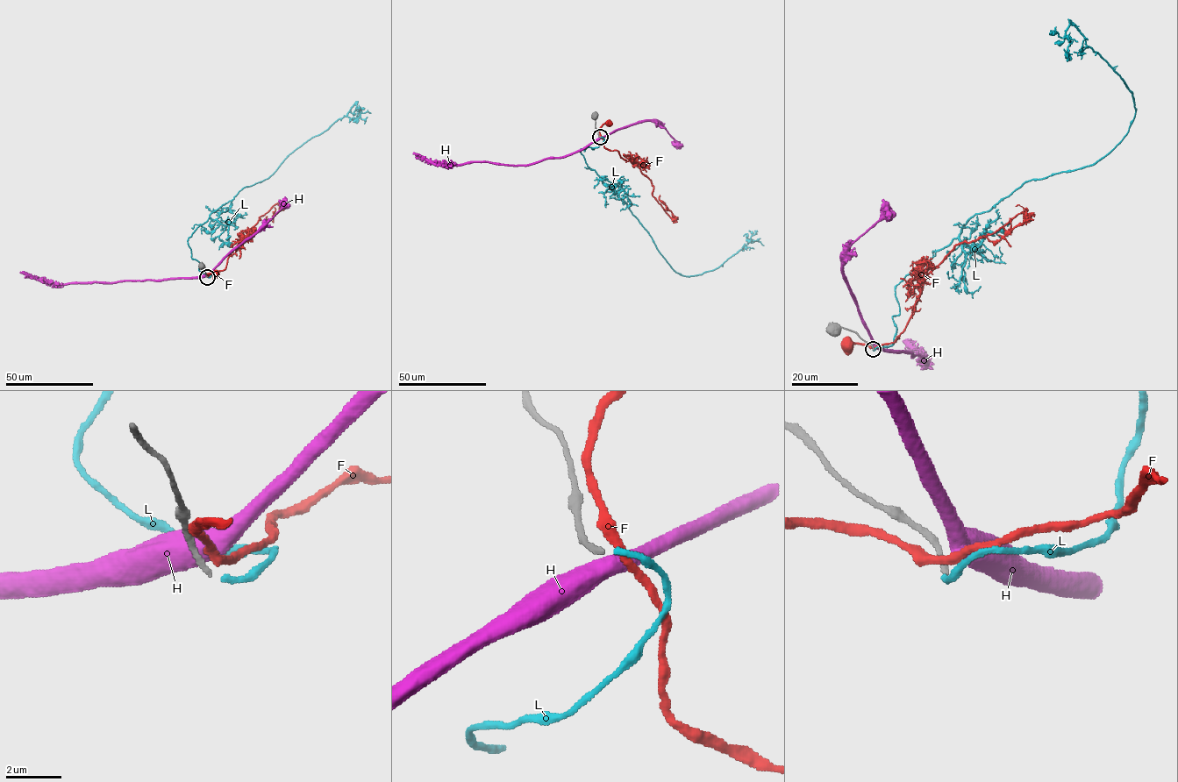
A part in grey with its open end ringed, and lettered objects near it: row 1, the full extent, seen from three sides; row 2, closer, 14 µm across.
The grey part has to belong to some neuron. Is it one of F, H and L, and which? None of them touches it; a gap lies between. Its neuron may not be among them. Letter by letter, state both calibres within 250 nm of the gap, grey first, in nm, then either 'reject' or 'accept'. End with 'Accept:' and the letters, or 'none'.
F: calibres 200 and 320 nm; reject
H: calibres 200 and 500 nm; reject
L: calibres 200 and 240 nm; accept
Accept: L

